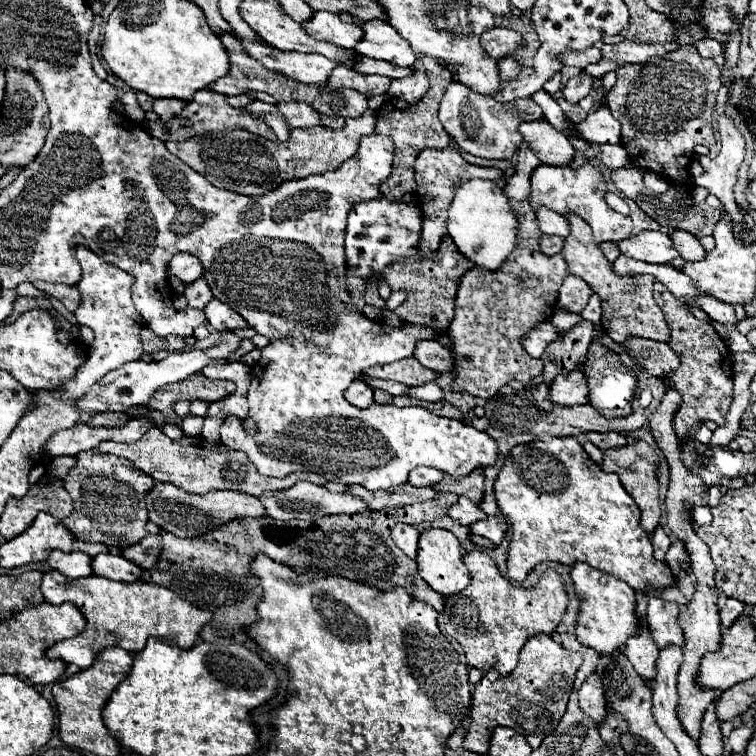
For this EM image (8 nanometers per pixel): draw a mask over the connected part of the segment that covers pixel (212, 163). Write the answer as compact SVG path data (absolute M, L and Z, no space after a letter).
M366 110L358 118L348 118L342 130L332 130L324 126L294 128L288 142L270 142L244 130L222 130L208 134L208 138L202 136L186 142L166 142L166 148L190 168L194 168L198 174L206 176L210 184L258 198L278 188L278 184L286 180L300 180L310 174L336 170L344 160L356 154L360 138L364 134L372 134L374 126L376 116L372 110Z

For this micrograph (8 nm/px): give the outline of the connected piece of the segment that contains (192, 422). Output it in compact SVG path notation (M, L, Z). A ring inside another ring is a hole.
M188 416L182 420L182 428L186 436L200 436L204 426L204 418L196 418L196 416Z

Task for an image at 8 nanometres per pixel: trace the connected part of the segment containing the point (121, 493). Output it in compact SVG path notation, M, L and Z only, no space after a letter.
M90 450L78 454L78 464L64 478L64 488L72 496L74 512L62 522L78 540L100 542L106 546L126 548L142 540L148 530L146 492L156 484L152 478L138 470L130 460L112 454L92 454Z

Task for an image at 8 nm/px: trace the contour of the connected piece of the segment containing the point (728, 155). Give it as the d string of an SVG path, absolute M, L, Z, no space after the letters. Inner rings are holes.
M728 116L718 118L718 132L720 132L720 154L714 160L710 160L708 156L700 158L700 164L704 166L704 174L698 176L694 182L716 194L718 200L724 204L726 216L730 216L732 224L742 226L744 216L732 196L732 188L734 188L736 172L746 154L744 136Z

